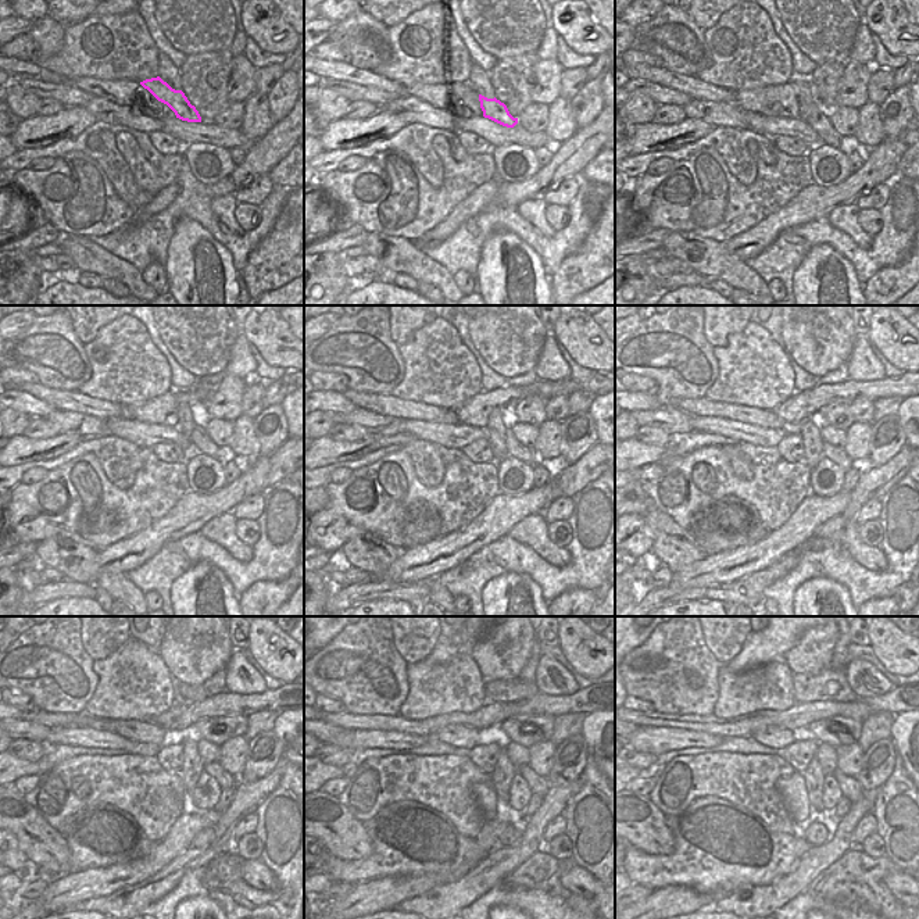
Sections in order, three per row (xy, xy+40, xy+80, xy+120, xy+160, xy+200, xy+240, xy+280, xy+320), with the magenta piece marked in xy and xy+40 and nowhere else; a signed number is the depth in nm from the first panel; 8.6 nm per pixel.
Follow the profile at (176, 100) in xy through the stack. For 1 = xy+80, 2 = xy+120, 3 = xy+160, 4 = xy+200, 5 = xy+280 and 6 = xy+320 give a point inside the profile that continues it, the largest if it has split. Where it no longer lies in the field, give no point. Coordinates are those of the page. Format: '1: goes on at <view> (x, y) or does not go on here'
1: goes on at xy+80 (821, 124)
2: goes on at xy+120 (203, 443)
3: goes on at xy+160 (515, 449)
4: goes on at xy+200 (837, 456)
5: goes on at xy+280 (536, 783)
6: goes on at xy+320 (850, 787)

